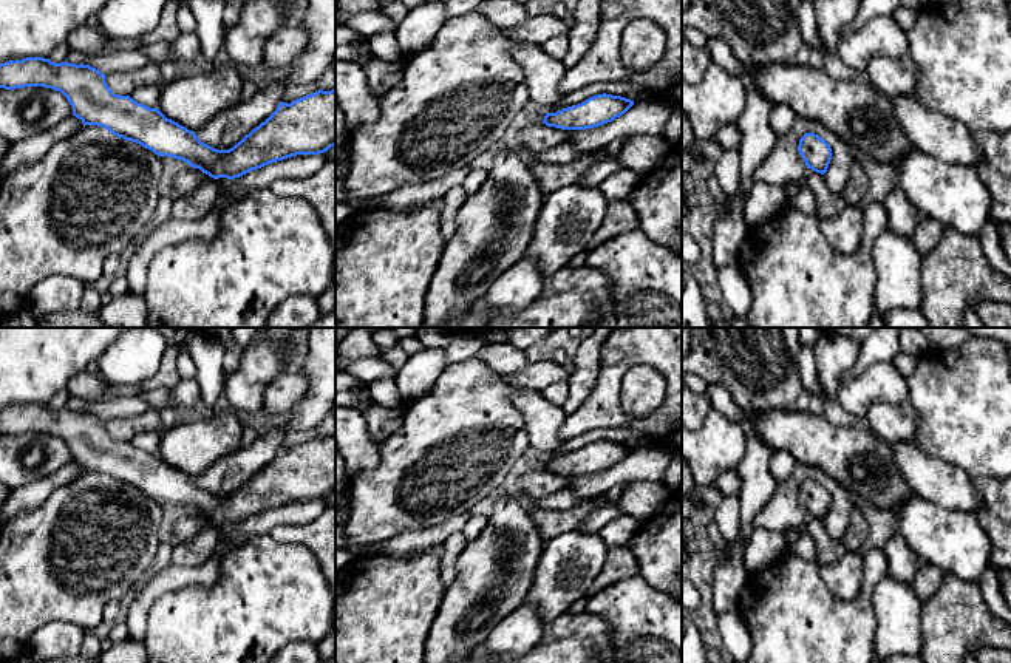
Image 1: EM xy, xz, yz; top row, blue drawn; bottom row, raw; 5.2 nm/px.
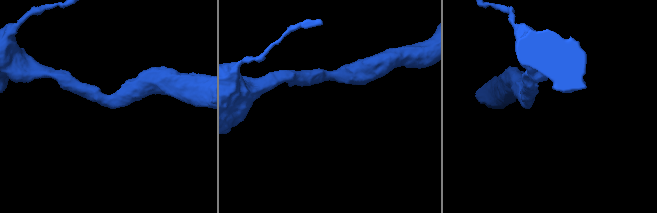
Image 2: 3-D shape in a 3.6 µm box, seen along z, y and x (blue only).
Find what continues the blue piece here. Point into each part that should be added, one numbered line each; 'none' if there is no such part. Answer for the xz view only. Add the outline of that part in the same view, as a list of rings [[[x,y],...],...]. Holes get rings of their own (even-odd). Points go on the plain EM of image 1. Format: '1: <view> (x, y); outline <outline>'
none

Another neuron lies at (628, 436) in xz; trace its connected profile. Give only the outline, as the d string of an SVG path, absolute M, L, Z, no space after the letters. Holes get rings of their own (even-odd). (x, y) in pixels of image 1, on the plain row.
M598 428L563 442L558 448L550 451L549 459L557 459L563 454L578 451L586 445L603 439L612 442L621 442L635 448L640 444L643 444L645 436L631 428Z

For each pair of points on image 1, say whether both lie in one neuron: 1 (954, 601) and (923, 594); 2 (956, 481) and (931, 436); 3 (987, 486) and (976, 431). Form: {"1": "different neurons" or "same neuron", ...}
{"1": "different neurons", "2": "different neurons", "3": "different neurons"}

